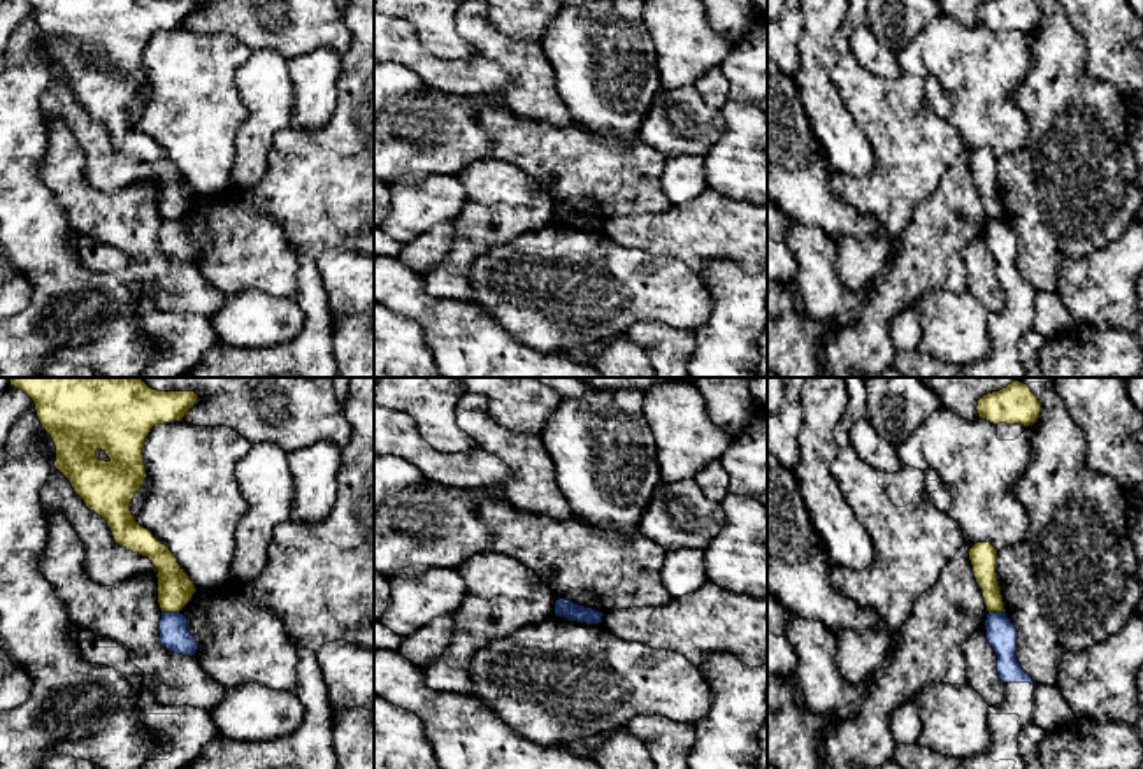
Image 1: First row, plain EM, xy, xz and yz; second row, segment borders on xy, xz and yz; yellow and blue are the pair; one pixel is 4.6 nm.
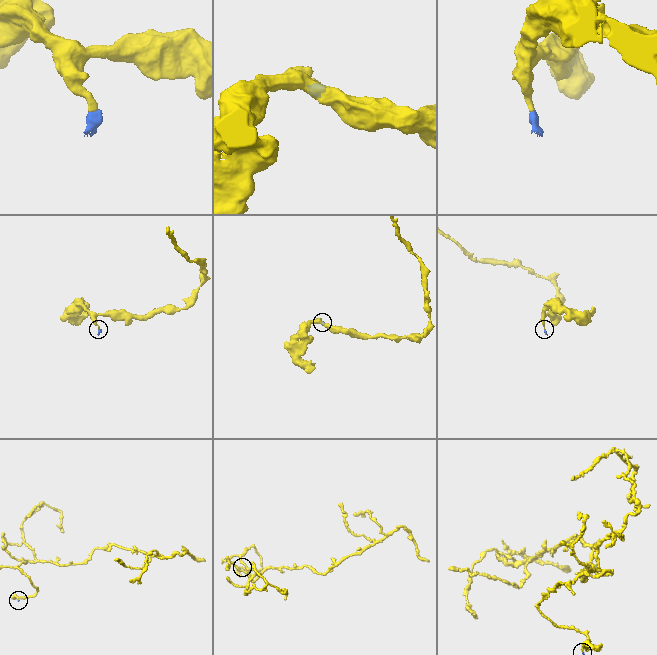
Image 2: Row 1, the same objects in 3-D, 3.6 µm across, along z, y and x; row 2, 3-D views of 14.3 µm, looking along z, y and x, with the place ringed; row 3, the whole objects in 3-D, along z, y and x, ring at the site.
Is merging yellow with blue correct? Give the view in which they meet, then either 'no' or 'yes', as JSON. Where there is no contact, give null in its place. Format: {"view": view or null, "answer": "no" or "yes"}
{"view": "xy", "answer": "no"}

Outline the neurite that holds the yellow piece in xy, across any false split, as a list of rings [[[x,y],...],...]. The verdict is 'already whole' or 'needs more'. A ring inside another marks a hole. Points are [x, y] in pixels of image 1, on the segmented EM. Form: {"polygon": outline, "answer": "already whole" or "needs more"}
{"polygon": [[[11,377],[11,386],[23,390],[33,400],[42,428],[51,435],[56,446],[54,467],[70,481],[86,507],[107,521],[119,546],[147,557],[158,569],[158,604],[162,613],[179,613],[191,600],[197,588],[177,564],[174,553],[135,521],[130,502],[147,478],[142,448],[151,428],[163,423],[183,421],[186,413],[198,402],[198,395],[195,392],[156,392],[140,377]]], "answer": "already whole"}

